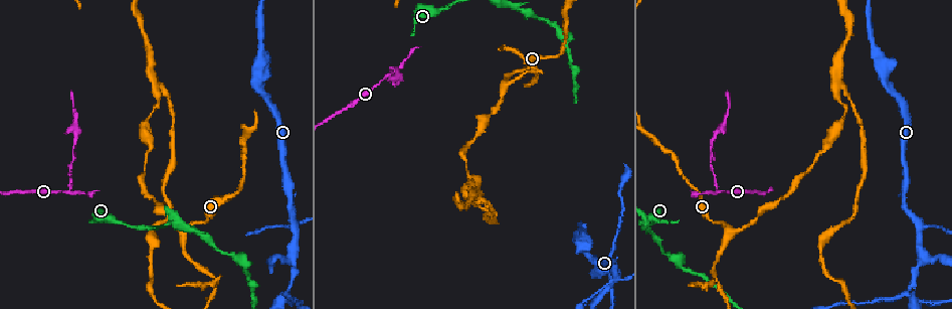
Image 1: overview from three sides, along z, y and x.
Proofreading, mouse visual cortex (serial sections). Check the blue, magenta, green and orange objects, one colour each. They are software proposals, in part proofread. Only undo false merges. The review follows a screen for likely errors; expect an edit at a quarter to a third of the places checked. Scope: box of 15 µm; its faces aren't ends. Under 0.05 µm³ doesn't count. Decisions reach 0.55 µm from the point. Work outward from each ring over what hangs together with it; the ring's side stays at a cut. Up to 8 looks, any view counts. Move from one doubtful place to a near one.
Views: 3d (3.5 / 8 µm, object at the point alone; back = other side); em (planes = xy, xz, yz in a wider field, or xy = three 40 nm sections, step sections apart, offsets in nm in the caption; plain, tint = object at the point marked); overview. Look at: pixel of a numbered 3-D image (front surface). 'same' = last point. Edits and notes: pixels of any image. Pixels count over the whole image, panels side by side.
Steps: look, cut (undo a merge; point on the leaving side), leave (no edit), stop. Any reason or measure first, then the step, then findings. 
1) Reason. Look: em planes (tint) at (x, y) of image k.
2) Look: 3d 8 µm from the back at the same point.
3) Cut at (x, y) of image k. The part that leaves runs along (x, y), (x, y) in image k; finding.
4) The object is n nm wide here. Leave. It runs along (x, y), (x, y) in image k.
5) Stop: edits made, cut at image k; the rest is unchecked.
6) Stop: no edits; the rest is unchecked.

Narrows sharply. Look: 3d 3.5 µm at (520, 10) of image 1.

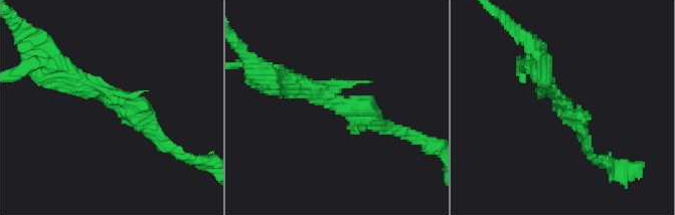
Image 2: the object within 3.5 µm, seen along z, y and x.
Now the EM. Look: em xy step 2 (tint) at (334, 103) of image 2.

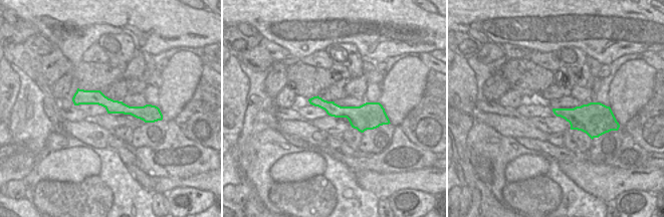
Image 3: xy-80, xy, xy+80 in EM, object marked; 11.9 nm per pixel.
Cut at (528, 38) of image 2. The part that leaves runs along (278, 73), (354, 110) in image 2; two cells meet here.

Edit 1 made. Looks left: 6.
Branch point. Look: 3d 3.5 µm at (249, 132) of image 1.

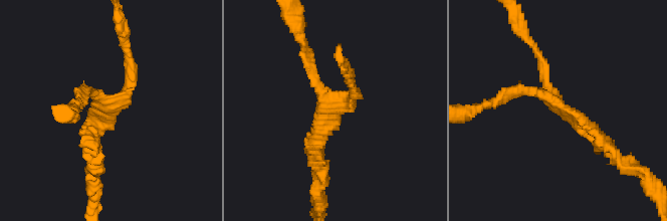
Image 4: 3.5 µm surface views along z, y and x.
3 arms meet here; the arms are 150, 200, 200 nm wide; shape alone is not enough. Look: em xy step 5 (tint) at (327, 127) of image 4.

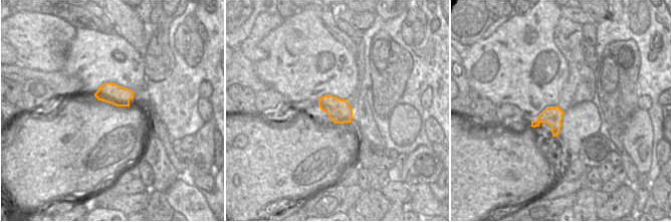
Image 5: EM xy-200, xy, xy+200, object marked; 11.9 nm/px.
Leave. It runs along (623, 164), (545, 89), (545, 70) in image 4; all the same cell.

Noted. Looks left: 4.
Three arms meet. Look: em xy step 1 (tint) at (184, 233) of image 1.

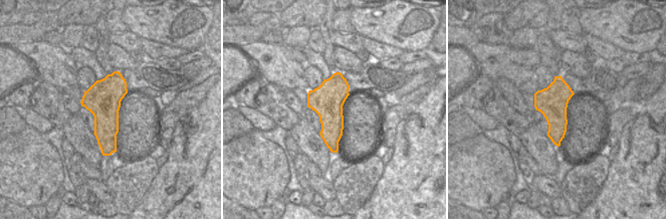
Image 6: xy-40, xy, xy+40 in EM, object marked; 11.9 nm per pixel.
See where the arms go. Look: 3d 3.5 µm from the back at the same point.

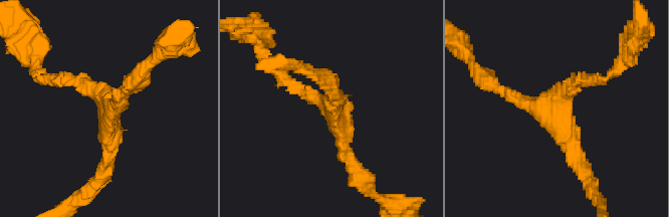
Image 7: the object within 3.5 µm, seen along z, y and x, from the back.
The arms are 200, 200, 300 nm wide. Leave. It runs along (280, 77), (339, 114), (352, 170) in image 7; continuous, no second cell.

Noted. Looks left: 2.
Stop: edits made, cut at image 2; the rest is unchecked.

